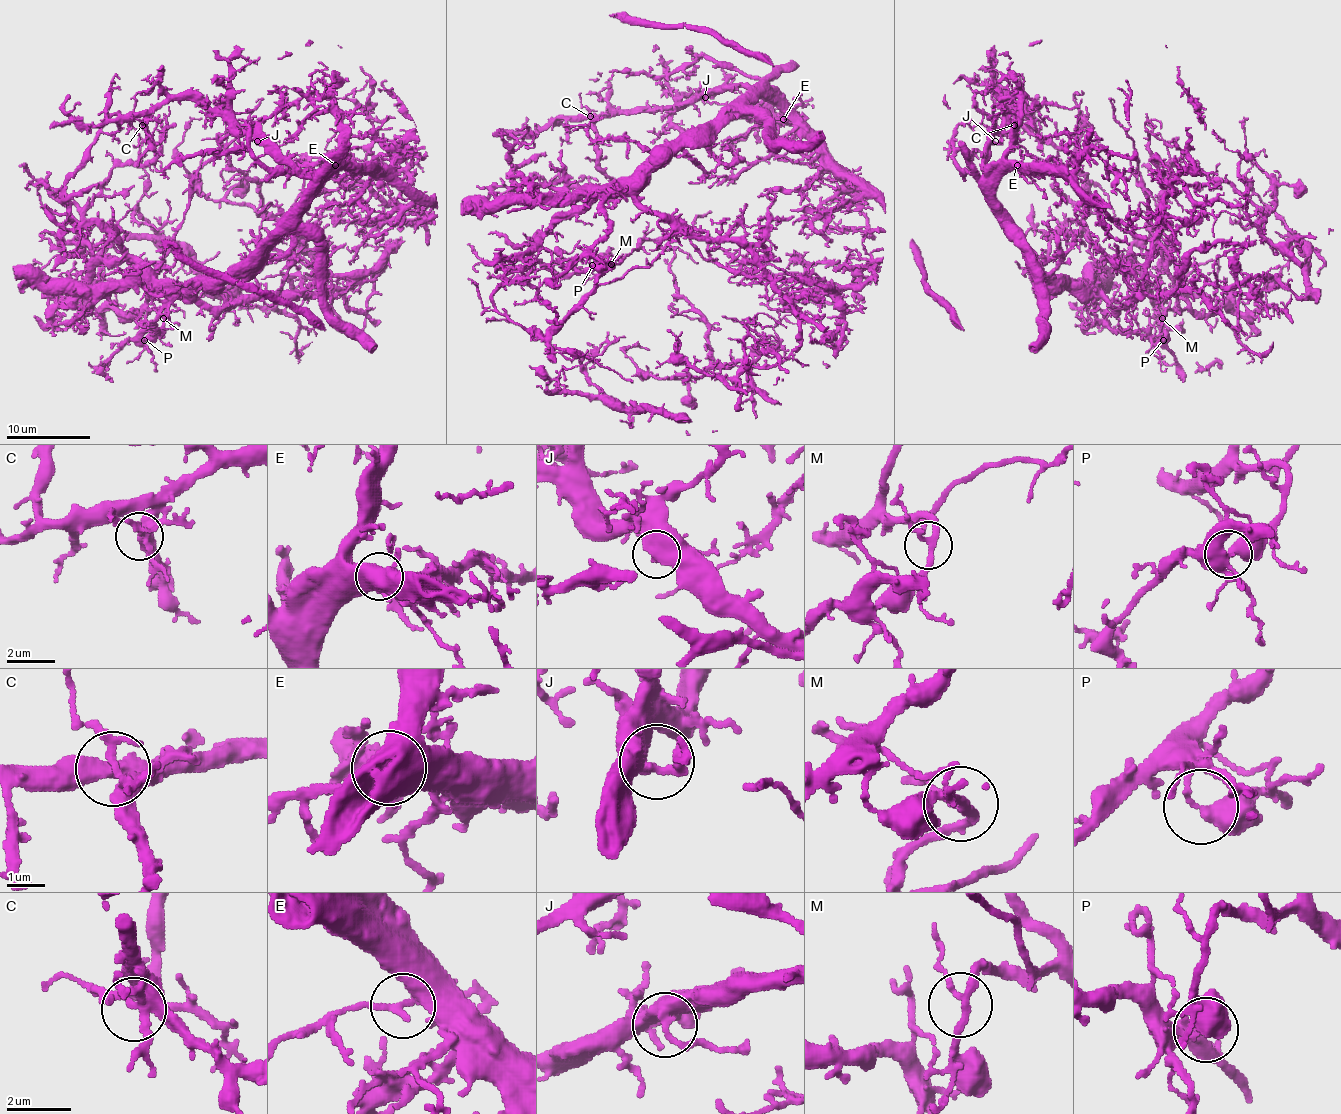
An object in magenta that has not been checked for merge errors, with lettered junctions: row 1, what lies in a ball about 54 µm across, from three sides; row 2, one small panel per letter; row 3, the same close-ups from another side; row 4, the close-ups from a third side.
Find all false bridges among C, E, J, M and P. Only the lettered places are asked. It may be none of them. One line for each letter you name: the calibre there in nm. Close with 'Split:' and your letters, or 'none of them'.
P: 360 nm
Split: P

